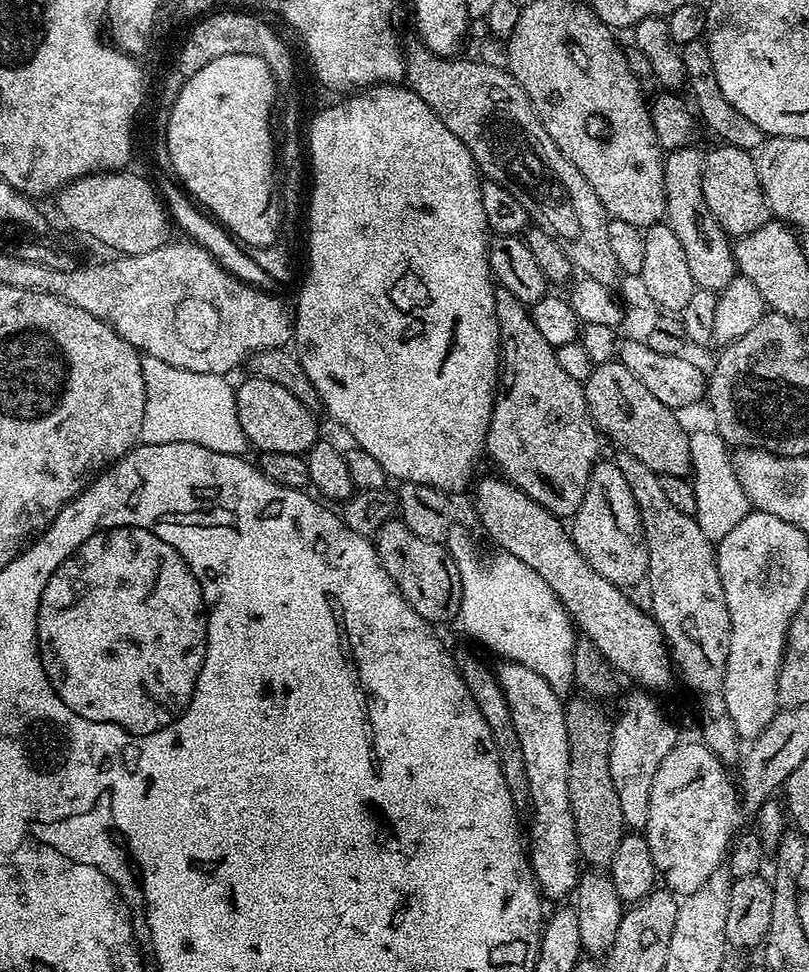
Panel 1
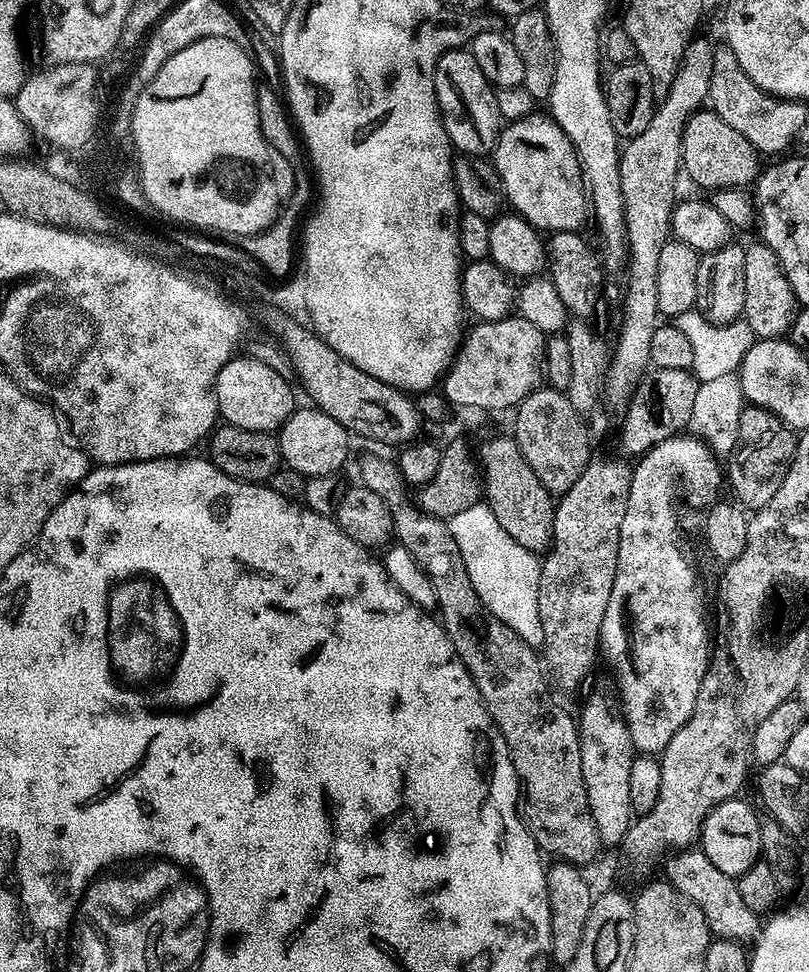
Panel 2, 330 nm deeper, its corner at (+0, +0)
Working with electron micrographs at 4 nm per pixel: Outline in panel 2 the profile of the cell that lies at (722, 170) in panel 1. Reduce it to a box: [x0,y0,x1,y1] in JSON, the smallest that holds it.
[682,110,762,190]

